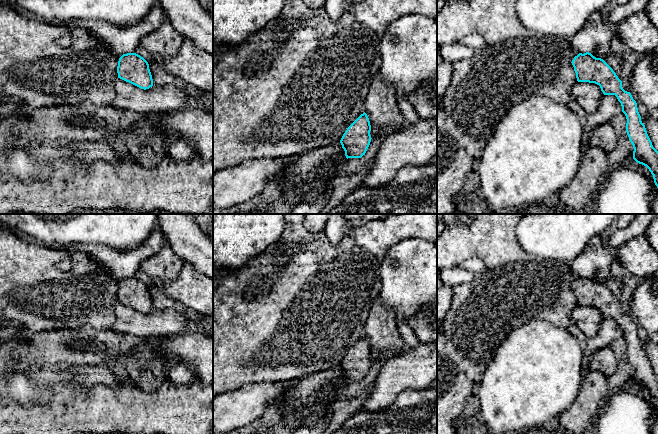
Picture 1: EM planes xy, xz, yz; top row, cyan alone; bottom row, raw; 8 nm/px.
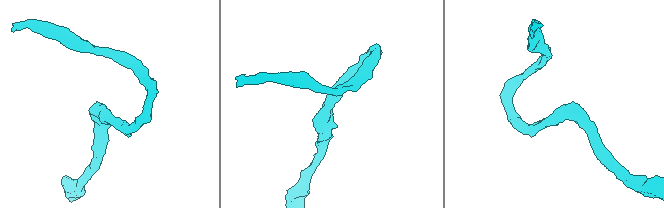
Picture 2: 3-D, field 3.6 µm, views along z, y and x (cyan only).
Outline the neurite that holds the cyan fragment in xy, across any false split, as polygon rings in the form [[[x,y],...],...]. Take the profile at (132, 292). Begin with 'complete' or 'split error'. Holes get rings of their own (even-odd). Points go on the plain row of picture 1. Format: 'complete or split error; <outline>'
complete; [[[136,277],[123,278],[118,285],[118,302],[141,313],[153,310],[153,303],[148,286]]]

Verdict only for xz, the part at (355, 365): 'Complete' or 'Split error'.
Complete

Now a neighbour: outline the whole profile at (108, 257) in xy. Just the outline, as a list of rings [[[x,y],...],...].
[[[158,226],[140,247],[133,250],[116,250],[103,245],[82,243],[65,246],[55,244],[50,247],[71,252],[85,252],[120,282],[123,278],[133,277],[141,262],[158,253],[166,244],[168,244],[166,237]]]

